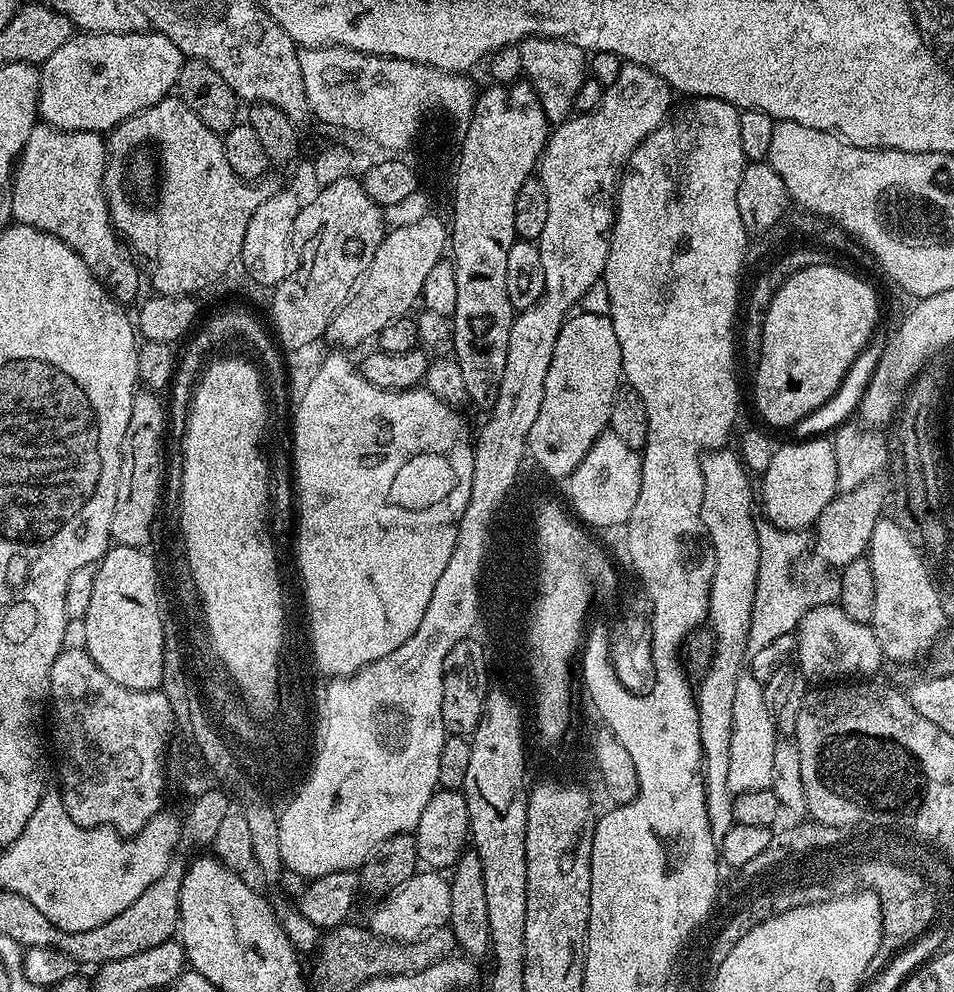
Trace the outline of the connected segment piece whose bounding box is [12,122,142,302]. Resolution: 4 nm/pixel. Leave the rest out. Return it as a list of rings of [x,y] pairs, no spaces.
[[[37,123],[24,151],[18,157],[12,182],[12,219],[17,224],[34,226],[70,246],[80,255],[82,262],[94,273],[96,279],[112,293],[117,301],[132,300],[140,288],[142,272],[136,269],[133,253],[122,243],[112,226],[108,213],[108,199],[104,196],[104,168],[108,164],[106,140],[99,132],[63,132],[51,124]]]

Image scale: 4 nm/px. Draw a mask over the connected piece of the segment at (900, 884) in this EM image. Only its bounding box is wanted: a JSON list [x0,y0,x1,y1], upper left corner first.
[860,864,937,975]

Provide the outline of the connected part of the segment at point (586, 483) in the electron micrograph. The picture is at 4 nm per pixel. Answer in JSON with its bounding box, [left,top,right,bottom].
[562,430,642,529]

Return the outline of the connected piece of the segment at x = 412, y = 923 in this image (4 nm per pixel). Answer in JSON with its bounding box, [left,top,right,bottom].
[366,870,450,940]

